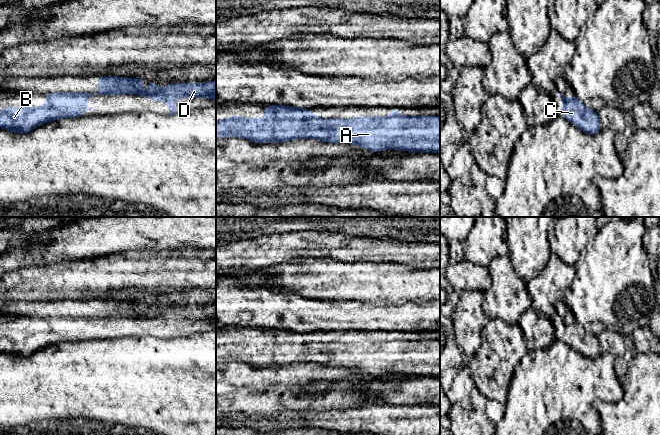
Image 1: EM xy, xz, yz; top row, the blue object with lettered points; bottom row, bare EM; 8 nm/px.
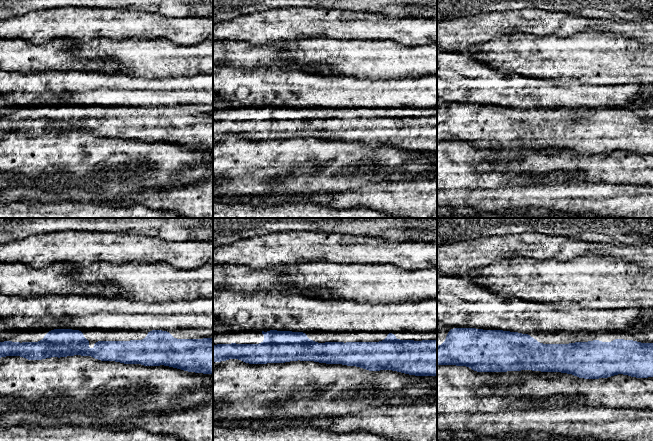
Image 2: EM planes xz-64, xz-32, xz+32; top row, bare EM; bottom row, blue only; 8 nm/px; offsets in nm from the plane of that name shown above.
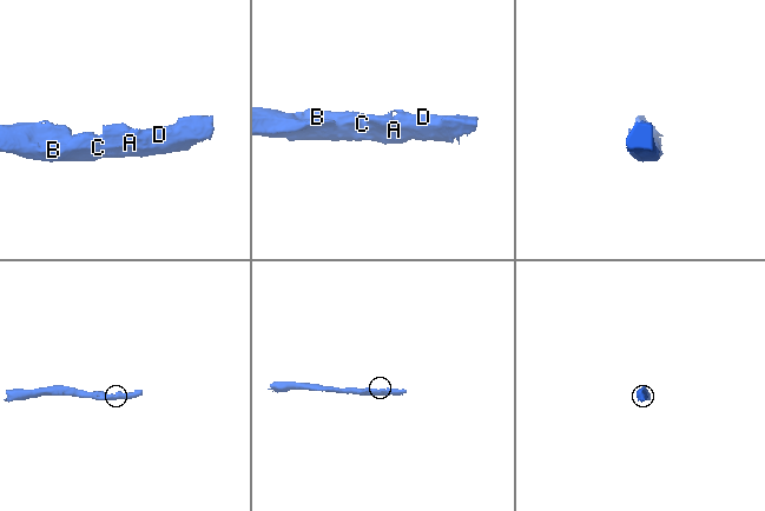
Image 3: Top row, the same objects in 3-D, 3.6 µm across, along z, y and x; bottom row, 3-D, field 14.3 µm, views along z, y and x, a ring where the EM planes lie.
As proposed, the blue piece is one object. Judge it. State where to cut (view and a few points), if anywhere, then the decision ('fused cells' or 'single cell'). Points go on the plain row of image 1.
no cut; single cell

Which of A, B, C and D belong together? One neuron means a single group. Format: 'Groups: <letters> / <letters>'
Groups: A B C D

